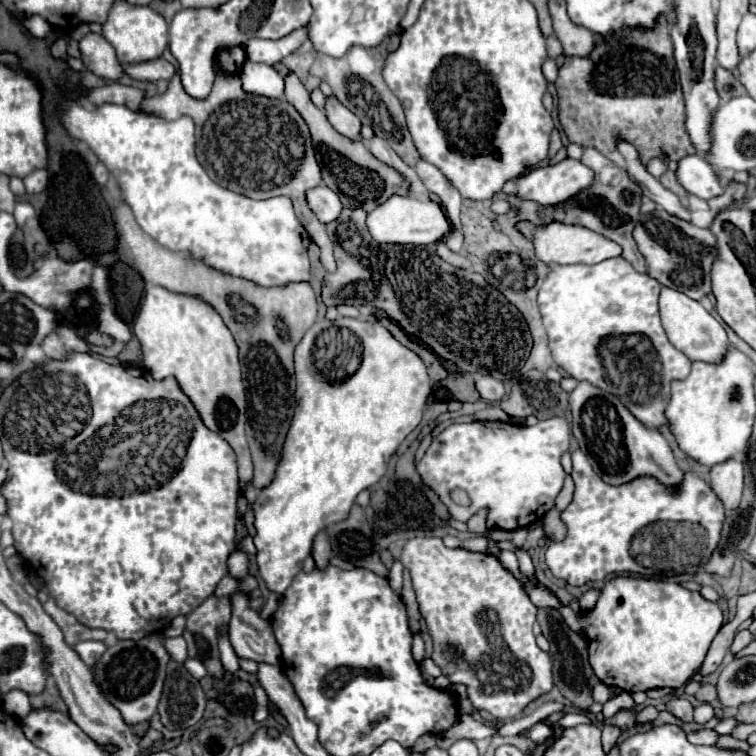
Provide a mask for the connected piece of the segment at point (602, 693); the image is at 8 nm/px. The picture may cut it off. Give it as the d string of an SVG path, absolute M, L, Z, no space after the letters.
M600 681L600 683L596 683L596 685L592 687L592 699L594 699L594 701L598 701L598 703L606 703L610 697L612 697L610 687L606 689L606 685L604 685L602 681Z

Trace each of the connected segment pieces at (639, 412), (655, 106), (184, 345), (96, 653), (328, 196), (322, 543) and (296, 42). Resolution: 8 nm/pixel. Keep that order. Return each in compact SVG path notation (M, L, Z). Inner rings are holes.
M622 257L608 259L598 265L552 263L548 267L550 271L538 291L538 311L542 315L542 323L548 333L550 351L556 365L576 381L584 379L604 391L616 393L620 401L624 401L628 411L636 419L644 421L644 425L652 429L666 425L664 405L668 405L670 381L688 377L692 361L682 351L678 351L664 333L658 313L660 283L646 273L638 273ZM630 333L646 335L652 341L658 353L658 361L662 363L662 371L660 371L660 379L654 385L652 383L646 383L646 387L638 385L636 387L638 393L618 393L618 389L610 383L610 379L606 379L598 345L608 335L630 335Z
M662 13L654 27L632 27L616 31L608 37L598 37L594 49L586 57L566 57L566 63L558 71L556 91L558 91L558 119L570 139L580 147L596 147L600 153L610 155L616 151L618 139L632 143L638 149L640 161L648 163L658 157L664 161L680 161L694 155L696 149L690 143L686 131L686 109L680 87L678 69L674 63L674 47L668 35L668 19Z
M160 285L148 287L140 313L134 321L134 337L140 343L144 367L152 377L176 377L182 391L192 399L204 425L224 437L238 457L240 487L252 481L252 459L244 435L246 425L246 397L238 361L238 347L224 325L222 317L212 305L194 295L168 291Z
M82 641L82 643L78 643L74 649L76 649L76 653L80 655L80 659L82 659L88 667L92 667L92 665L100 659L100 653L104 653L106 645L104 645L102 641Z
M318 185L306 191L306 203L314 211L320 223L332 223L342 211L342 203L326 185Z
M318 533L316 541L314 541L314 551L312 551L312 557L314 557L314 561L316 561L316 567L322 569L324 565L328 565L330 555L332 555L332 551L330 551L328 539L324 537L324 533Z
M304 27L304 29L298 29L296 33L290 33L288 37L282 37L280 41L252 39L252 41L246 41L244 47L248 49L248 61L266 63L266 65L276 65L276 63L280 63L286 55L290 55L294 49L298 49L304 39L308 39L306 27Z

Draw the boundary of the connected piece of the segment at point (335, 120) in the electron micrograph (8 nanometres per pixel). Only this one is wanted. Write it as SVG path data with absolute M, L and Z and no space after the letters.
M326 97L324 111L336 131L344 133L346 137L360 139L360 119L348 107L344 107L336 97Z

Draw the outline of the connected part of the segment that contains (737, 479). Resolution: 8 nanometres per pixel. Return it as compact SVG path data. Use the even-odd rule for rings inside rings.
M726 461L724 465L714 465L710 471L710 487L722 501L724 509L736 509L742 497L744 467L740 461Z

